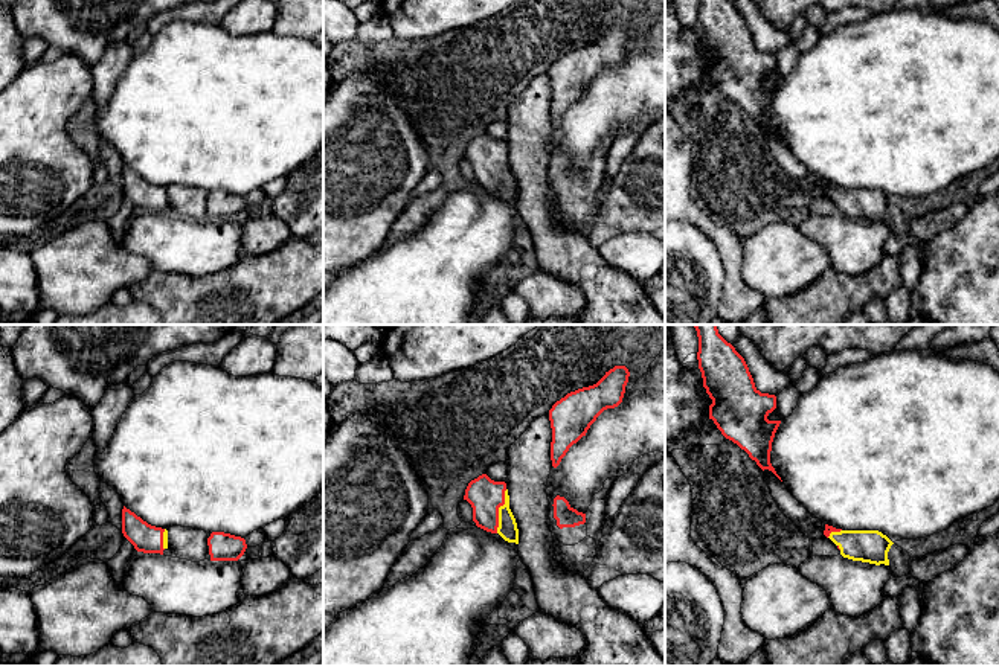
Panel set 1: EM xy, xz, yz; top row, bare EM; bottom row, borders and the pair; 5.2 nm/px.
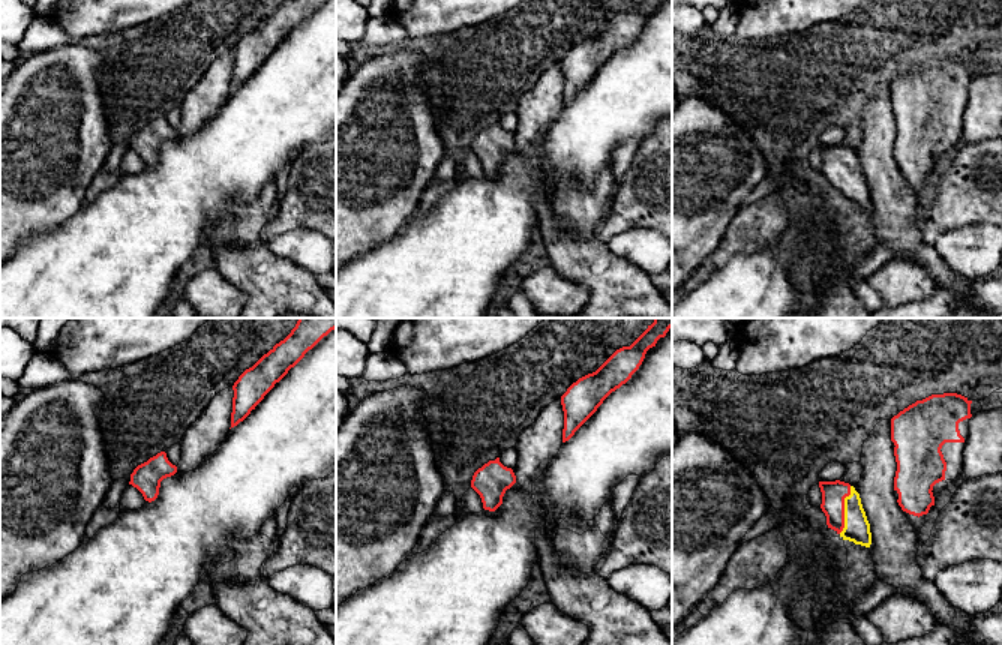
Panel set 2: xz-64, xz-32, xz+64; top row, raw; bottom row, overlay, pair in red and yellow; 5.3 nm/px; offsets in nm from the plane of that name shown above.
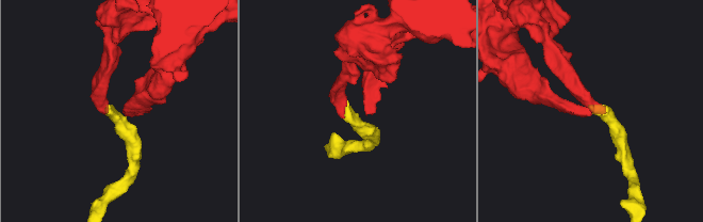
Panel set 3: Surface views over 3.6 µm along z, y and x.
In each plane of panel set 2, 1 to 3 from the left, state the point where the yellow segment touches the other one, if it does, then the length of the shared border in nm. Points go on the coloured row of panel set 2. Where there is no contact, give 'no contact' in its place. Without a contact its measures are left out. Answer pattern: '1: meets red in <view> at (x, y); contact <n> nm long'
1: no contact
2: no contact
3: meets red in xz+64 at (843, 510); contact 260 nm long

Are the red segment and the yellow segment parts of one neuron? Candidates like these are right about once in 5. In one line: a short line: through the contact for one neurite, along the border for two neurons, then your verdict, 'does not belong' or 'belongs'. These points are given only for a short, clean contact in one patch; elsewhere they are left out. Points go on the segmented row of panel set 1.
line xz (485, 496), (497, 511), (507, 529); belongs

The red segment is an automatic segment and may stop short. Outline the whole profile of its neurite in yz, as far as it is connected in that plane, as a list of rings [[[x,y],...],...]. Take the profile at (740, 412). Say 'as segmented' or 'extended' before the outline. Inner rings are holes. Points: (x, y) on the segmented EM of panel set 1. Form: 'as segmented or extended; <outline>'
as segmented; [[[694,325],[694,328],[699,337],[697,360],[703,387],[712,399],[709,405],[709,419],[714,421],[726,439],[744,450],[763,471],[769,469],[781,480],[770,463],[772,442],[781,421],[767,419],[776,408],[776,396],[761,393],[755,387],[744,358],[718,334],[717,325]]]

